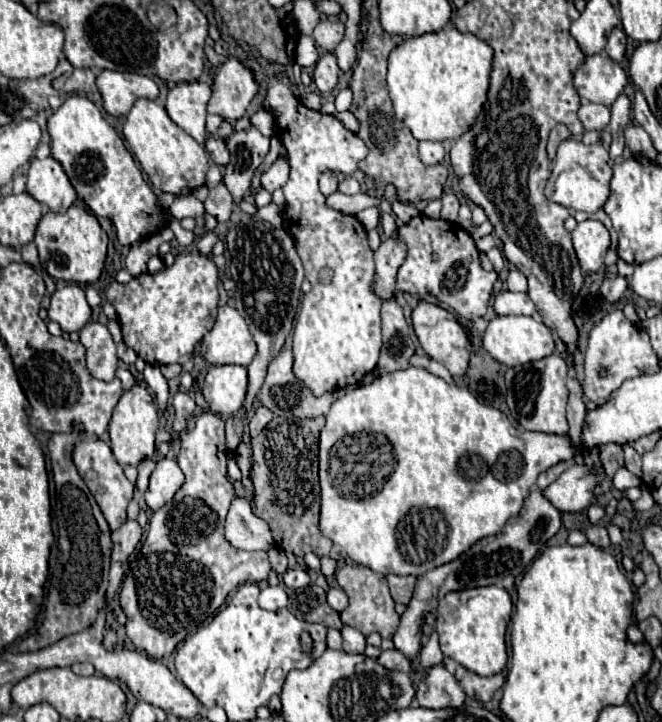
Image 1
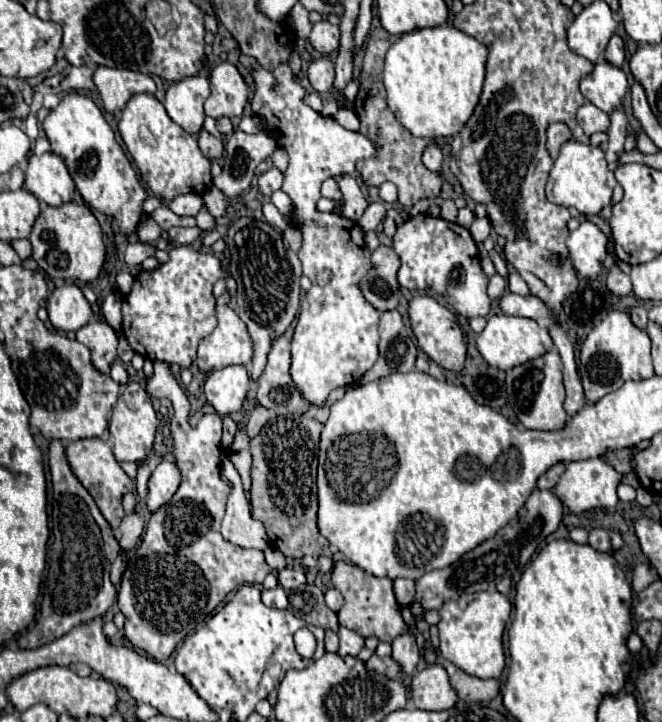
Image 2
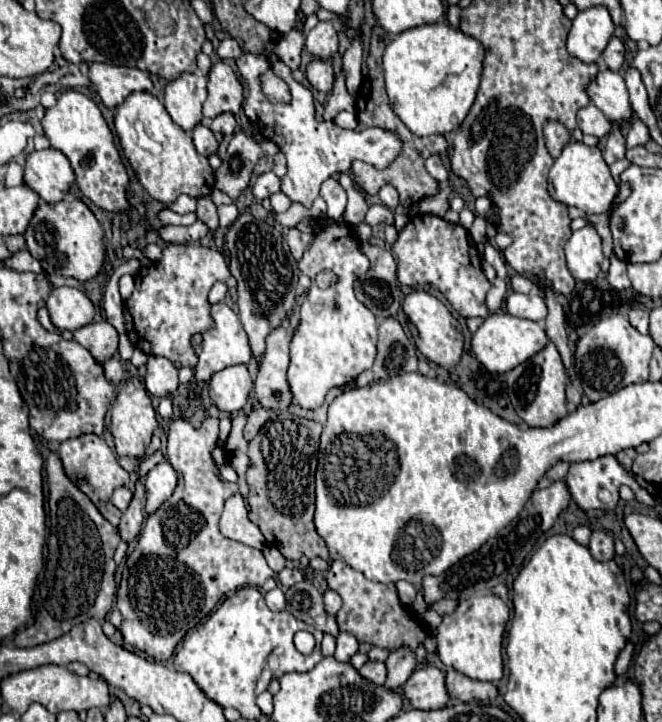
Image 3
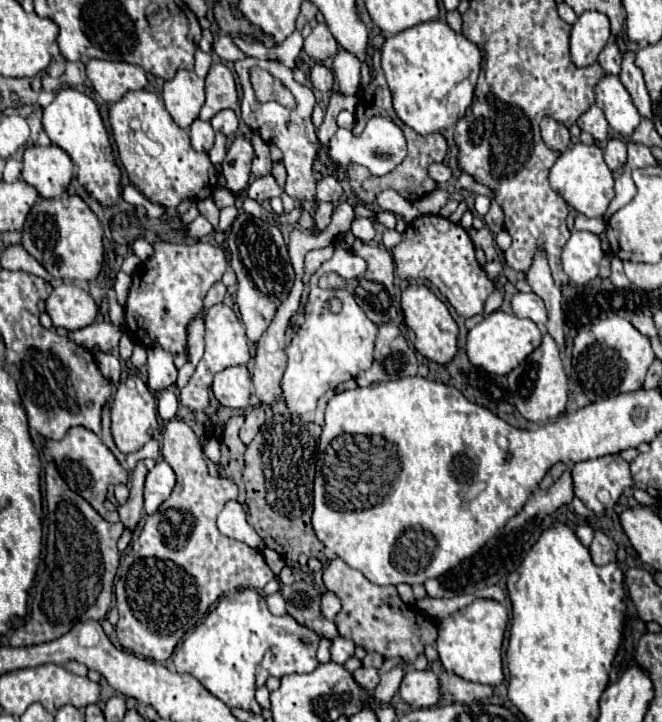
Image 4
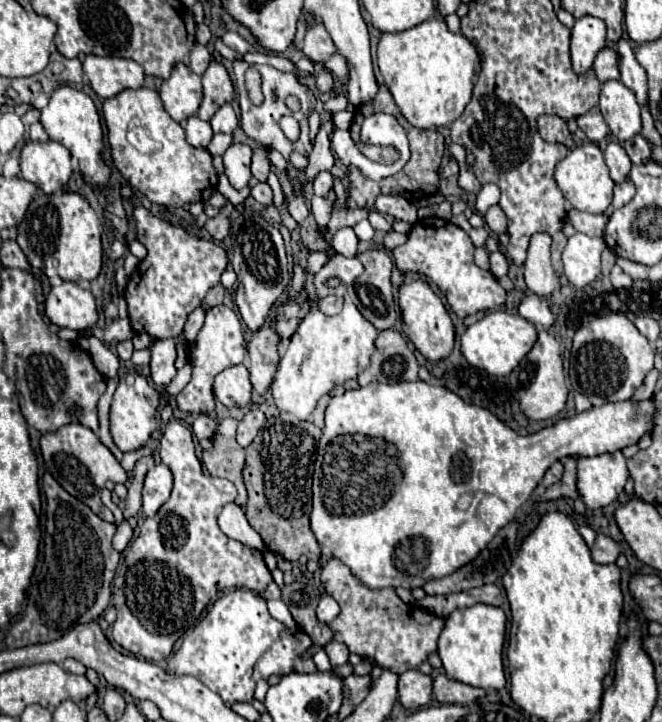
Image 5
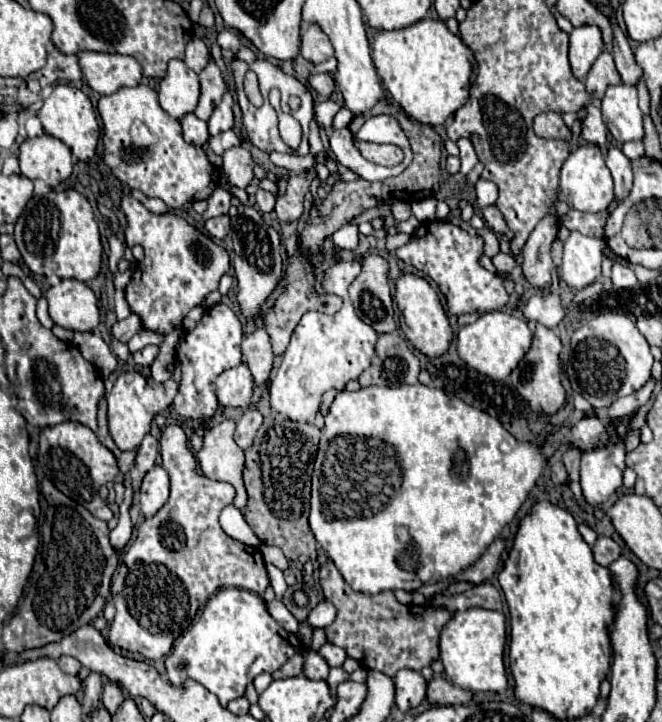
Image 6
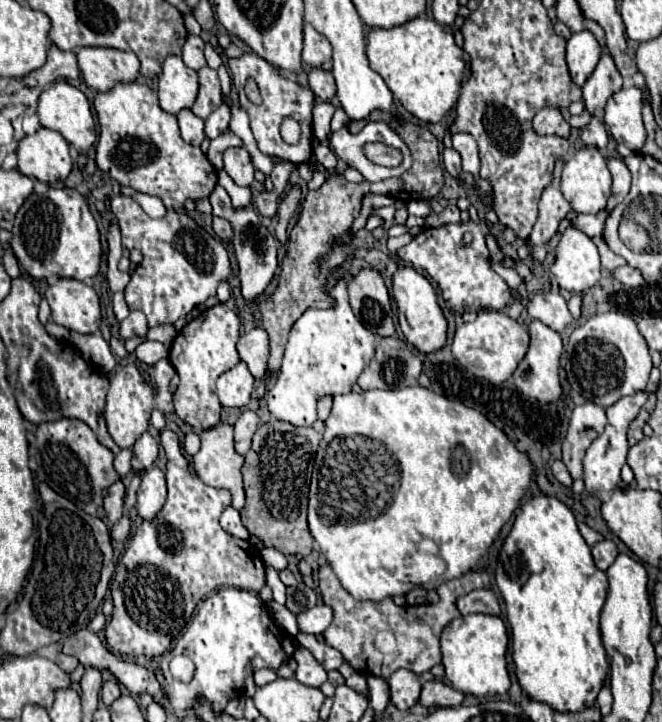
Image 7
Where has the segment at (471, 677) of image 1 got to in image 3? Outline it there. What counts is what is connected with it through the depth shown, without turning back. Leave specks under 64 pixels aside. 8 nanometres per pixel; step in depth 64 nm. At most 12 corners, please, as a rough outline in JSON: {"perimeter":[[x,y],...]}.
{"perimeter":[[446,670],[450,698],[490,702],[498,694],[492,682]]}

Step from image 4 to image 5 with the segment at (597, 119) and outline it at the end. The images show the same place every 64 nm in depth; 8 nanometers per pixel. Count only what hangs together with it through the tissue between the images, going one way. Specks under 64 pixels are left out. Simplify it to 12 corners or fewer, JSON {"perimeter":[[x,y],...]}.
{"perimeter":[[598,106],[578,116],[578,126],[592,142],[608,138]]}

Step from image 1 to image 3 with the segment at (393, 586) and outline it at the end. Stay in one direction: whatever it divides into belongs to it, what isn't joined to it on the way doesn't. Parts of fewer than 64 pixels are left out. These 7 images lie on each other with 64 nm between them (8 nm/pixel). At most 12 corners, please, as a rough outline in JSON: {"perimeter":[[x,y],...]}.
{"perimeter":[[402,580],[396,584],[398,598],[410,606],[416,598],[414,584]]}

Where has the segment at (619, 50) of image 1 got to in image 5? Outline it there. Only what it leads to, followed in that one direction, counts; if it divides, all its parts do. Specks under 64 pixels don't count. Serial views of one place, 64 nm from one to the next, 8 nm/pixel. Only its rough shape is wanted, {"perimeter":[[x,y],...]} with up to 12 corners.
{"perimeter":[[604,48],[594,60],[600,82],[618,80],[618,52]]}

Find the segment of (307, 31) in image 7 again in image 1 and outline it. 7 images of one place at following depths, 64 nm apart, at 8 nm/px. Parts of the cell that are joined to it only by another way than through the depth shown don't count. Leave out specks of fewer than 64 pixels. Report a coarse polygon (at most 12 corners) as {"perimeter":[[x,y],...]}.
{"perimeter":[[322,18],[312,36],[332,52],[344,38],[344,22]]}

